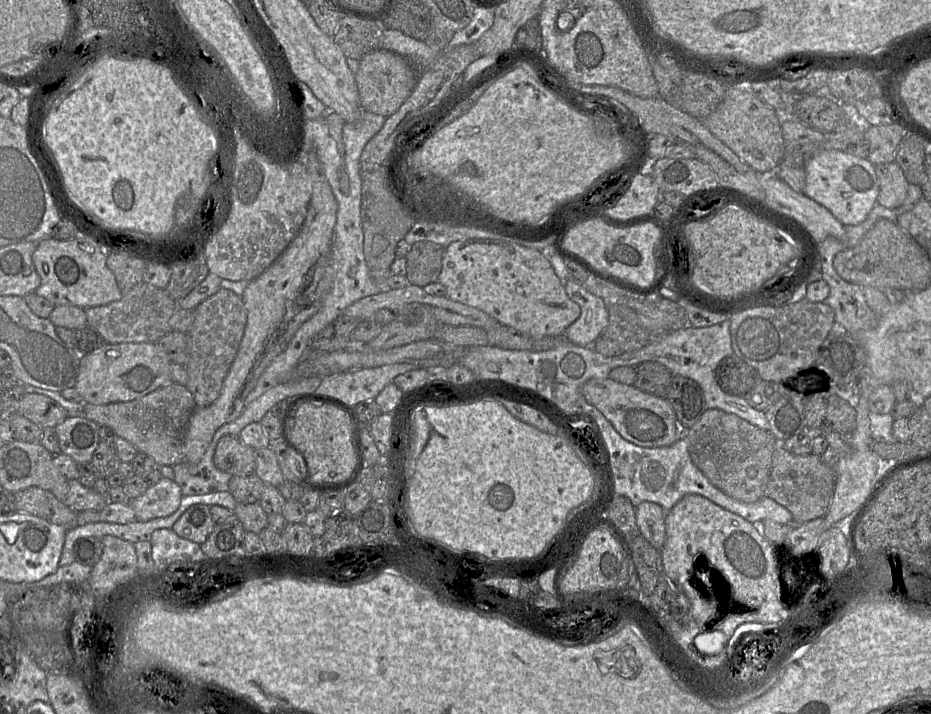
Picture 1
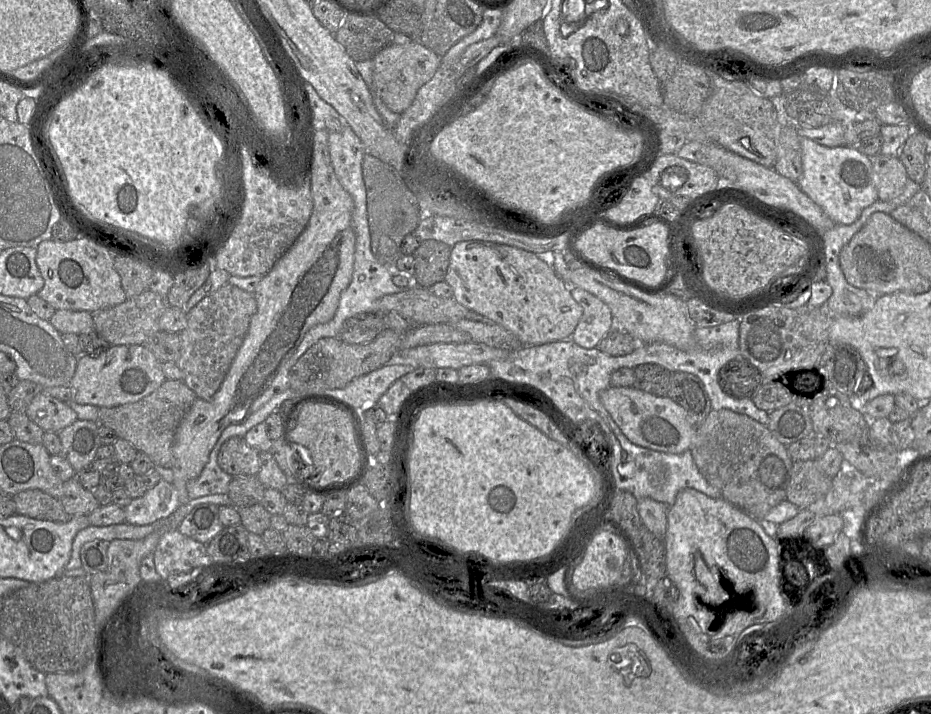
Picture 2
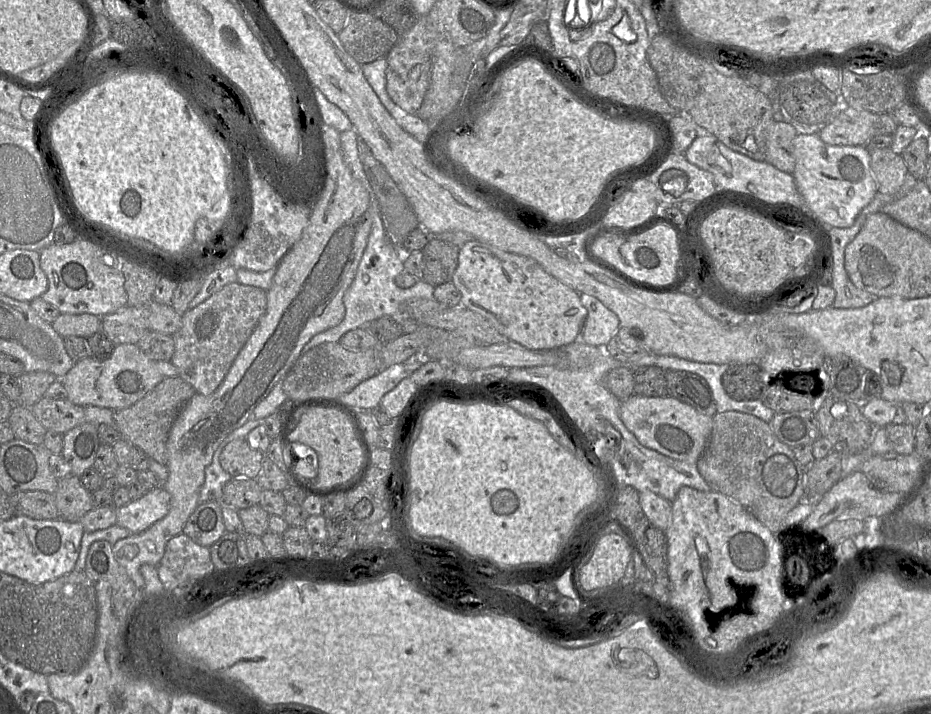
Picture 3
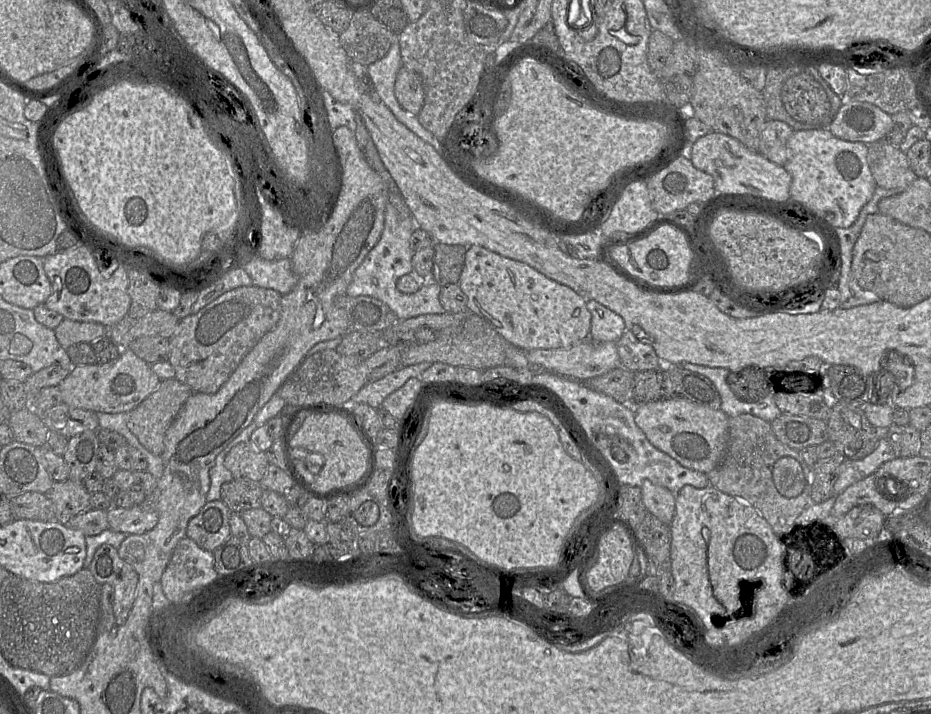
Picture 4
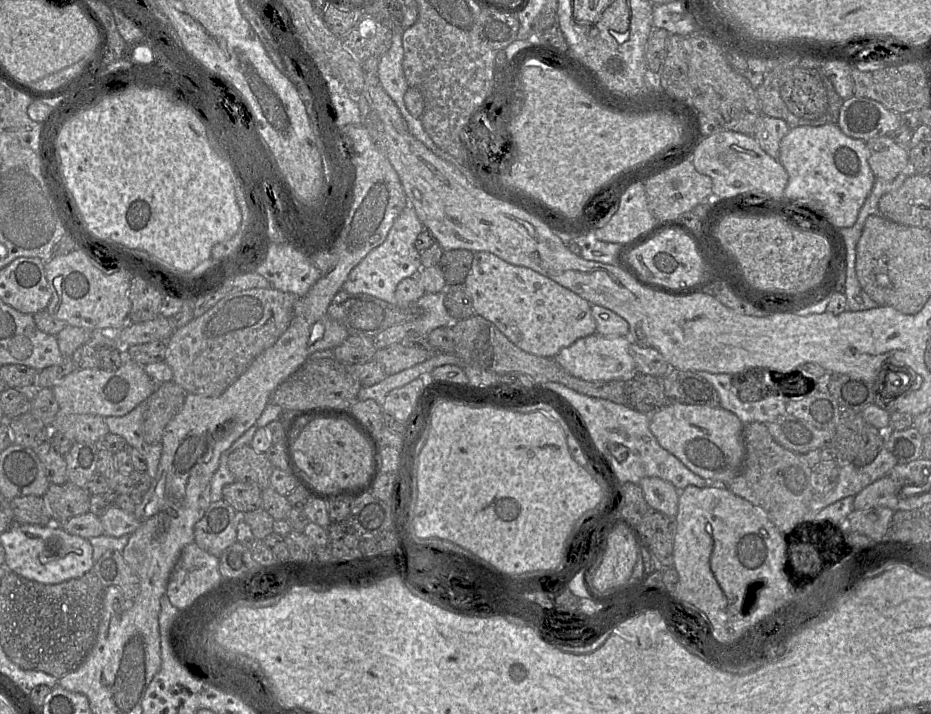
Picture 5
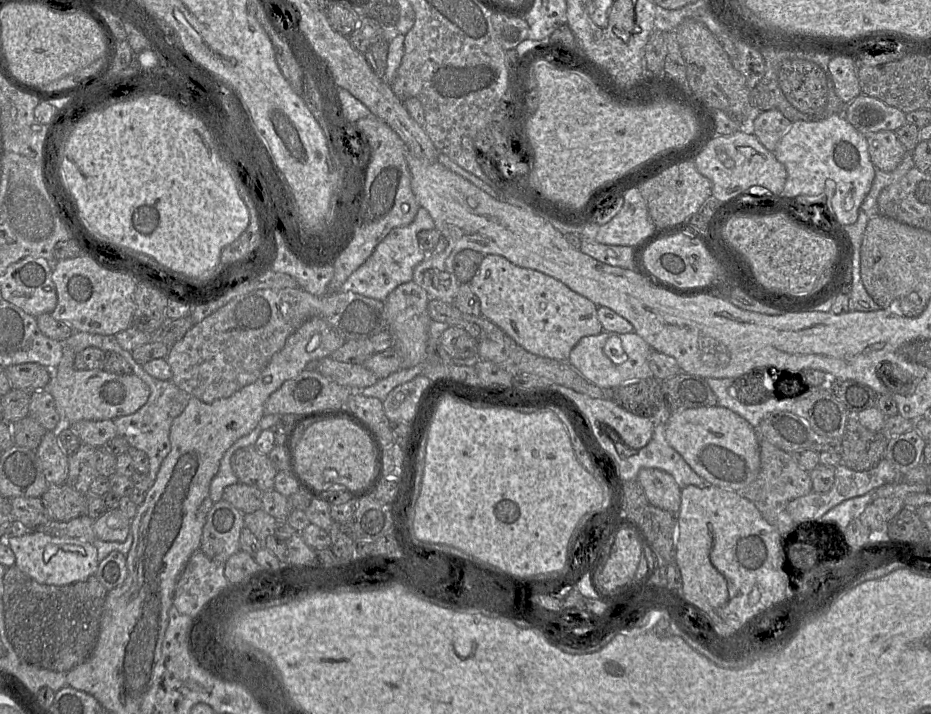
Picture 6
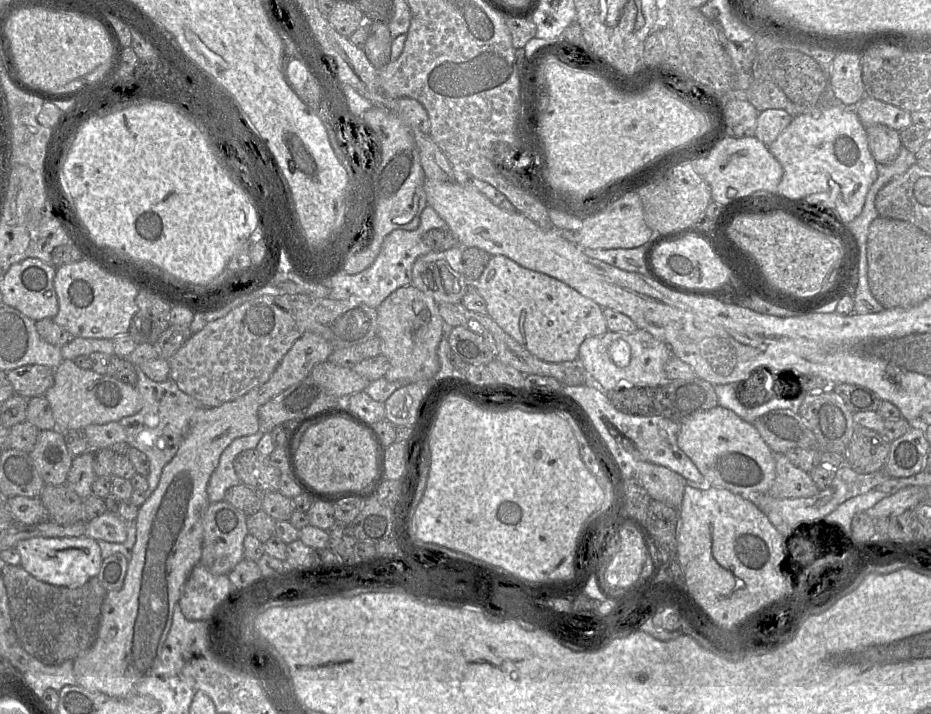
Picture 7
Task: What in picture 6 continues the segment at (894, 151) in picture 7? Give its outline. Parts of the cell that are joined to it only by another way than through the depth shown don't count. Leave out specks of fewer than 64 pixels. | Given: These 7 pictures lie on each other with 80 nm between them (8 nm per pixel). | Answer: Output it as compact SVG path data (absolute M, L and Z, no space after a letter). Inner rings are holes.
M882 130L866 135L870 160L876 169L891 172L902 161L906 149L895 131Z

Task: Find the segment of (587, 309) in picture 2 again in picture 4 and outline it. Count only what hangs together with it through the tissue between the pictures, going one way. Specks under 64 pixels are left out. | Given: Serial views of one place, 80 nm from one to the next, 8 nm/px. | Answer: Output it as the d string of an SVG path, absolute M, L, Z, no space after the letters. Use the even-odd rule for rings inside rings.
M594 300L588 301L586 307L591 313L591 341L617 342L622 337L625 323L621 316Z

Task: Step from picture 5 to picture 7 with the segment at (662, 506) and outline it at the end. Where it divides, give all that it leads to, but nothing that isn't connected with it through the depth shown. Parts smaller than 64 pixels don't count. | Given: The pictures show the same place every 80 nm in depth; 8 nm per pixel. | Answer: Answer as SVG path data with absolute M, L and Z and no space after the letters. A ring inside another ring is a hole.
M638 462L635 477L649 494L673 508L679 508L687 481L678 473L650 462Z

